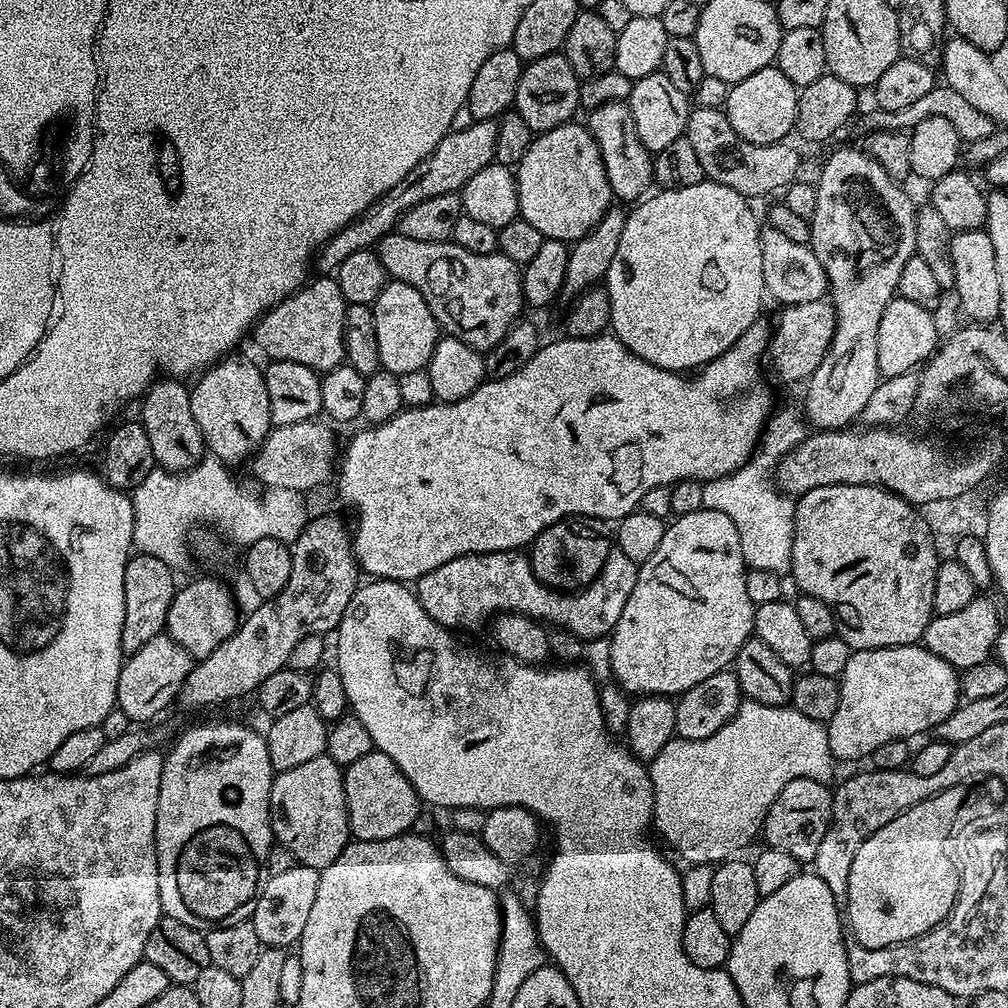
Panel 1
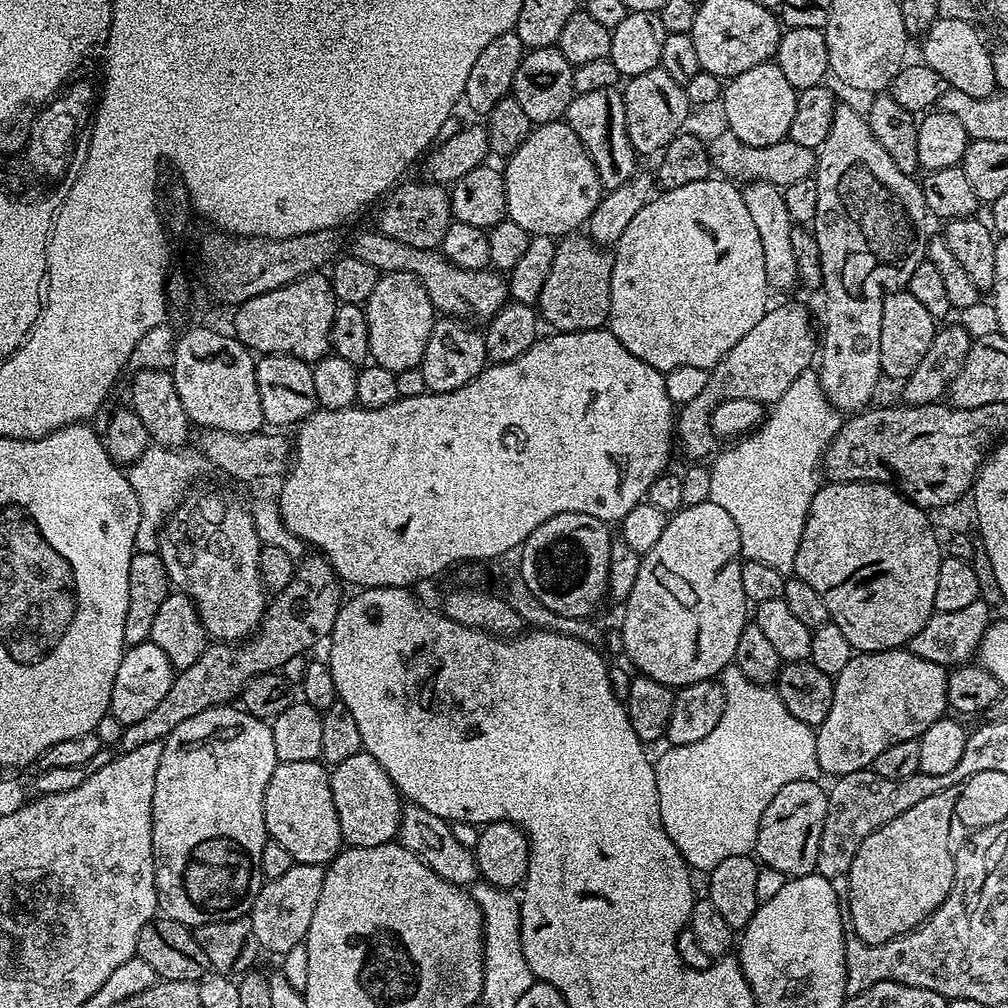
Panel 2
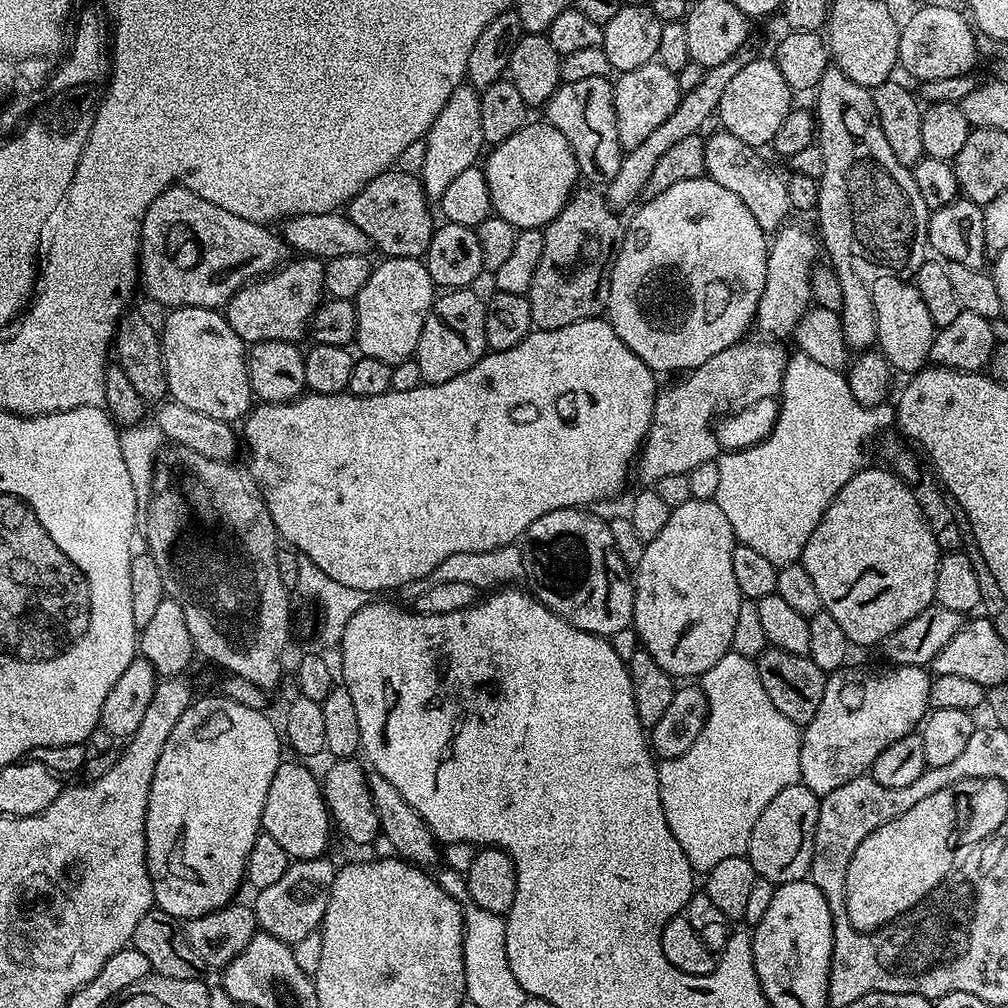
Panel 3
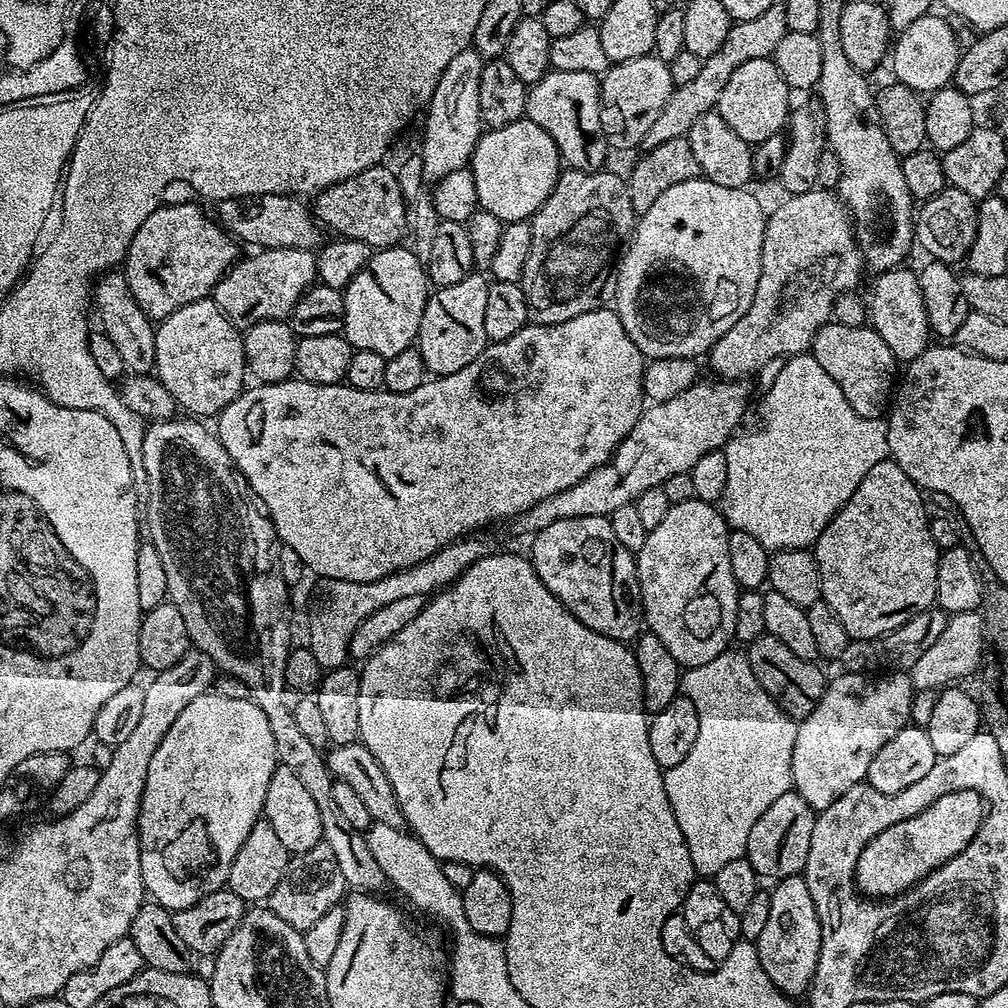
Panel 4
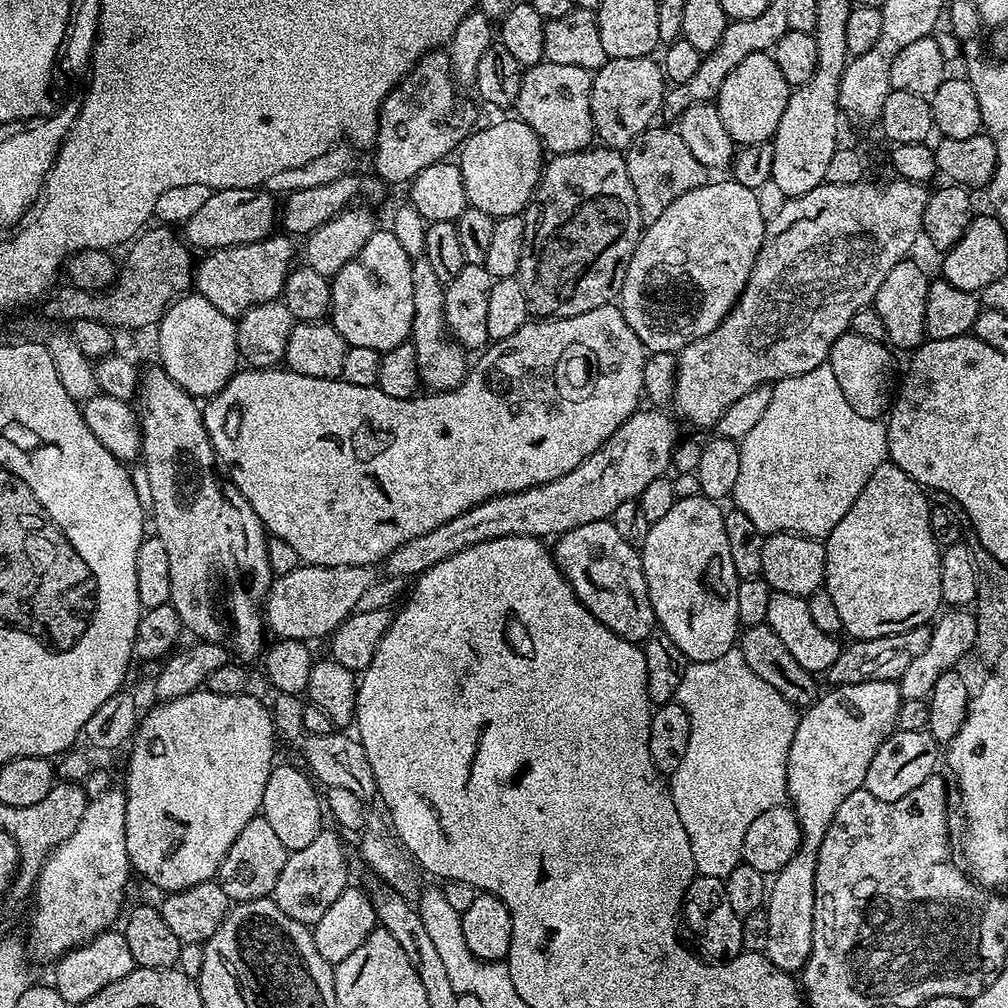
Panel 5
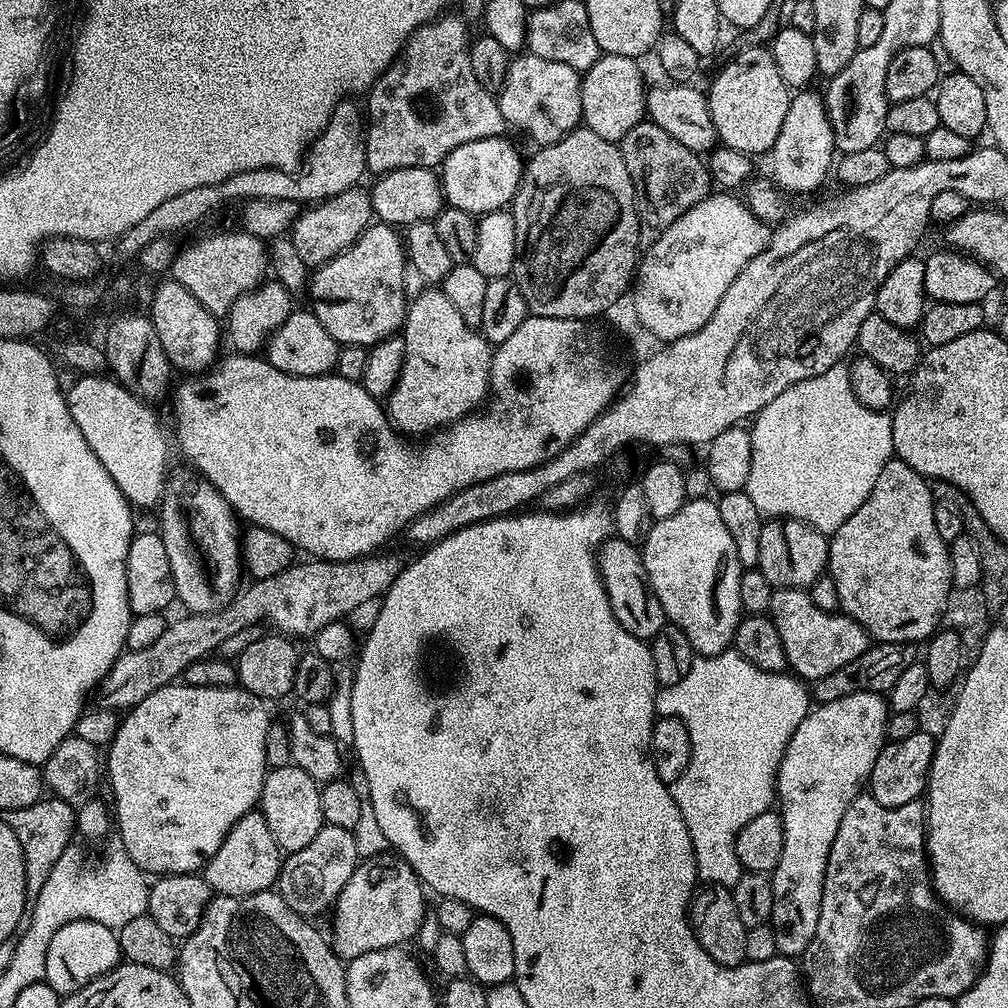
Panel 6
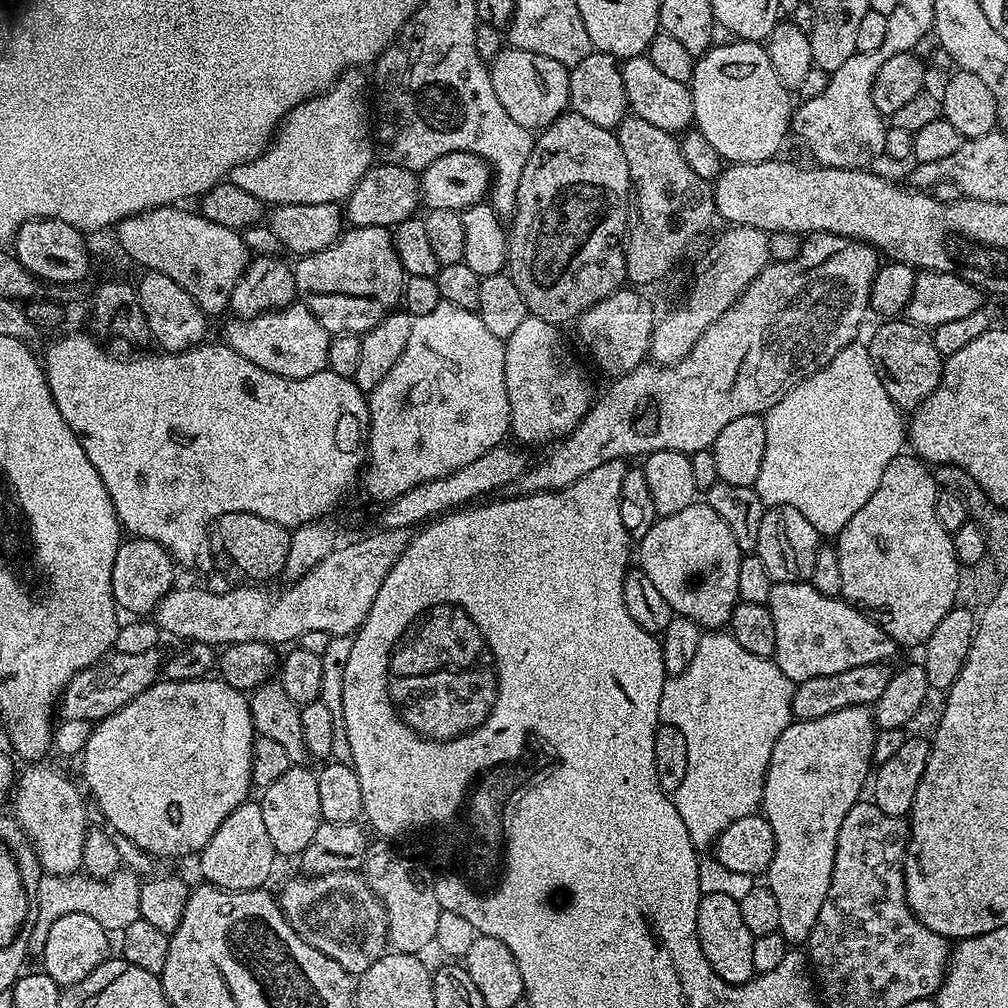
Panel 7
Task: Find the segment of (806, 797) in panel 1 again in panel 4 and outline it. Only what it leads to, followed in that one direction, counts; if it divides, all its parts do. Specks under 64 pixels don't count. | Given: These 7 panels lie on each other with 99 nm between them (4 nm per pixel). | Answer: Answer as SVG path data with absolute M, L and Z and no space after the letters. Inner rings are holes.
M795 790L781 792L778 799L766 810L766 814L762 814L762 818L758 818L758 822L754 822L754 827L750 829L746 859L752 864L757 877L769 876L772 882L779 882L788 876L801 875L806 866L806 854L810 854L810 834L814 834L815 821L816 812L808 805L806 798L799 796Z

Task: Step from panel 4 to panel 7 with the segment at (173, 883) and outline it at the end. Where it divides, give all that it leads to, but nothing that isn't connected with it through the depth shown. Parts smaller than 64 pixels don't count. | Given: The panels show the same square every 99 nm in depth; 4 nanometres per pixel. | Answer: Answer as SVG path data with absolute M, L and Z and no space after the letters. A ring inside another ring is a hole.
M205 678L203 680L191 680L190 682L174 682L173 680L159 679L138 698L126 702L122 710L110 714L104 720L99 721L93 727L90 738L86 742L82 753L84 760L84 784L88 787L87 795L96 799L96 804L100 807L102 815L108 819L109 829L121 832L132 844L137 844L144 852L149 852L152 856L192 856L195 857L214 838L214 830L222 826L226 814L230 810L238 810L249 799L248 791L253 791L252 782L252 743L254 739L254 729L252 727L252 711L248 706L249 697L243 692L239 692L234 686L230 686L225 680L219 678Z

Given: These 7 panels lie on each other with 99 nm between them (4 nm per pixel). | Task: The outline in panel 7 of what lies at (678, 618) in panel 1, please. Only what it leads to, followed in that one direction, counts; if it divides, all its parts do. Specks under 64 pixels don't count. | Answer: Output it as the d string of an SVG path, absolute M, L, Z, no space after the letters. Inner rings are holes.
M697 502L686 506L678 514L659 517L646 534L639 537L639 567L658 586L658 594L670 602L673 613L690 618L704 630L720 630L731 621L732 609L740 600L738 594L738 566L742 555L738 542L734 542L734 534L730 534L730 526L714 514L707 502Z

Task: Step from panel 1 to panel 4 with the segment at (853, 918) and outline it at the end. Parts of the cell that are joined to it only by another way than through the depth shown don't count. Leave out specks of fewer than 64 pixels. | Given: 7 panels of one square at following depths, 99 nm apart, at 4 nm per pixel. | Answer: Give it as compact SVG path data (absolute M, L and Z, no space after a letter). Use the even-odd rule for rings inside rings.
M954 790L932 802L926 810L914 814L914 818L894 822L862 850L856 863L857 889L868 898L891 898L913 888L917 882L931 876L935 868L966 850L984 824L985 815L983 796L974 790Z

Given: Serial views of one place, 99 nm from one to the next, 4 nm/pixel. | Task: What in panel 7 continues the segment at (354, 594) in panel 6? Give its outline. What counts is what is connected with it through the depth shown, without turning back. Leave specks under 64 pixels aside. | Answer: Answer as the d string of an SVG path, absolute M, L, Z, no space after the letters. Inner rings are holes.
M115 650L107 656L96 660L86 670L74 674L64 687L58 701L60 720L87 720L99 722L110 714L122 710L126 702L138 698L142 690L146 690L162 676L162 656L157 650L146 650L146 654L122 654Z

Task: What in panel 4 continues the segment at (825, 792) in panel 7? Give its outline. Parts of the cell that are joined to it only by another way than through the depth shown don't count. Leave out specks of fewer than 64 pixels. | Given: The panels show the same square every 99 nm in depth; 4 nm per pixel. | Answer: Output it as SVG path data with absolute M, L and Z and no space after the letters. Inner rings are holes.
M900 670L868 675L841 671L839 675L827 681L818 706L796 726L792 786L813 810L830 806L830 802L842 798L850 786L865 783L874 754L878 754L898 730L909 727L912 719L911 675ZM803 875L788 876L770 892L770 919L762 934L754 941L762 970L766 970L770 982L787 996L800 998L808 991L818 966L818 954L822 946L822 930L818 922L818 910L810 890L806 890Z

